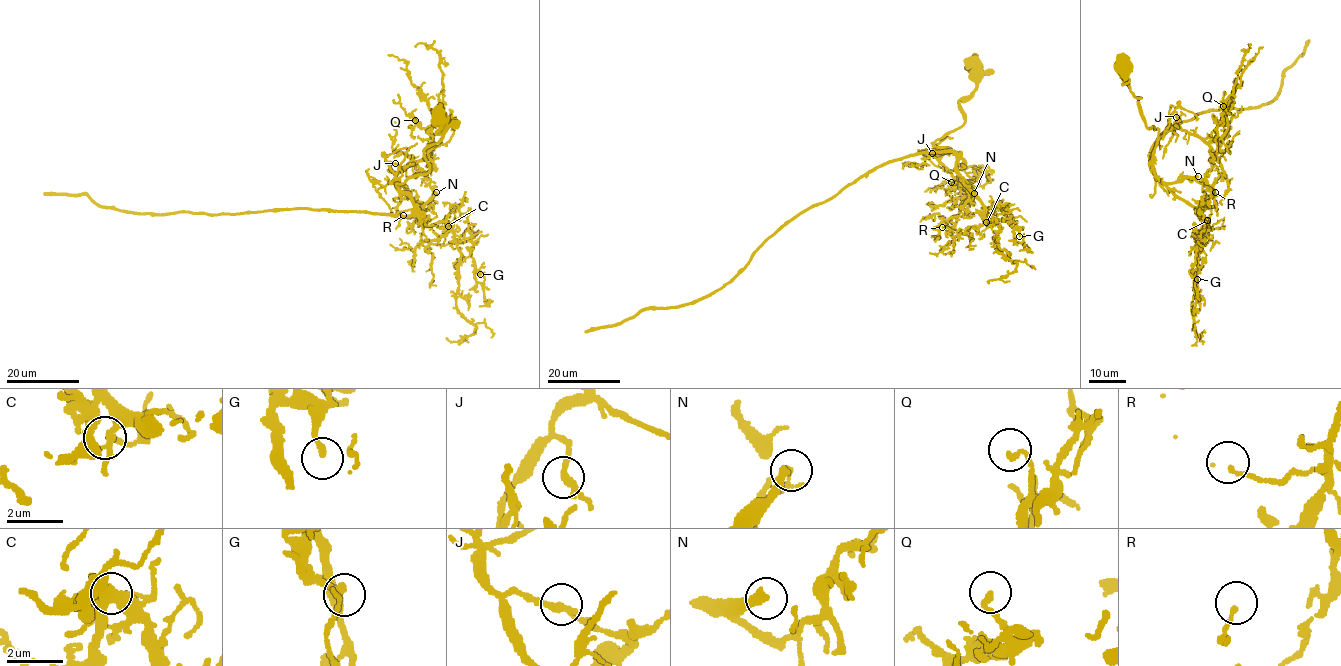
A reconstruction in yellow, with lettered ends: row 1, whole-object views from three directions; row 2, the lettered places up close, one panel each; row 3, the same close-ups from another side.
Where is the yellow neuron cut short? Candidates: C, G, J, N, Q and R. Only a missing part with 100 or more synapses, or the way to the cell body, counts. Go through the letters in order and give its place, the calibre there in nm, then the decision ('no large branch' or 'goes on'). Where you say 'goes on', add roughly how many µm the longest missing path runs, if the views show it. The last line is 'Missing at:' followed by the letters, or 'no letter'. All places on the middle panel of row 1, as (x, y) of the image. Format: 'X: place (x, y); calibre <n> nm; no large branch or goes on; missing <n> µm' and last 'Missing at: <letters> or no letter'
C: place (986, 222); calibre 170 nm; no large branch
G: place (1019, 236); calibre 140 nm; no large branch
J: place (932, 153); calibre 180 nm; no large branch
N: place (974, 193); calibre 320 nm; goes on; missing 30 µm
Q: place (951, 182); calibre 160 nm; no large branch
R: place (942, 227); calibre 140 nm; no large branch
Missing at: N

